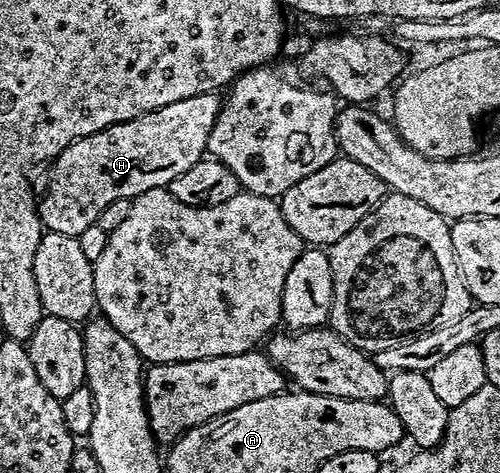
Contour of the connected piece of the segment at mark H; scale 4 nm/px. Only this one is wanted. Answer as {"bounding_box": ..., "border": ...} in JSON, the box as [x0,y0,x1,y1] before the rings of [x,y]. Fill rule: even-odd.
{"bounding_box":[39,92,222,238],"border":[[[217,92],[195,94],[67,146],[52,161],[53,181],[39,200],[42,225],[50,232],[79,238],[116,199],[132,200],[147,190],[168,186],[171,178],[206,155],[211,126],[215,126],[222,103]]]}

